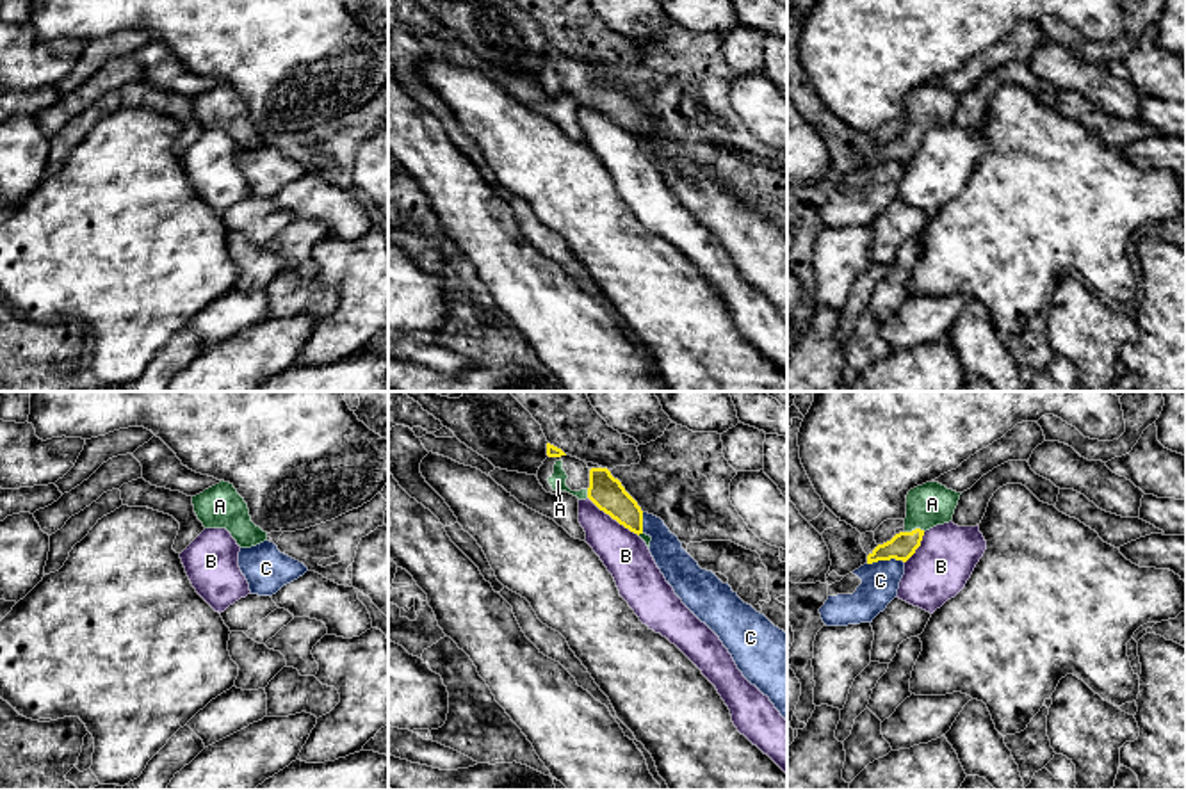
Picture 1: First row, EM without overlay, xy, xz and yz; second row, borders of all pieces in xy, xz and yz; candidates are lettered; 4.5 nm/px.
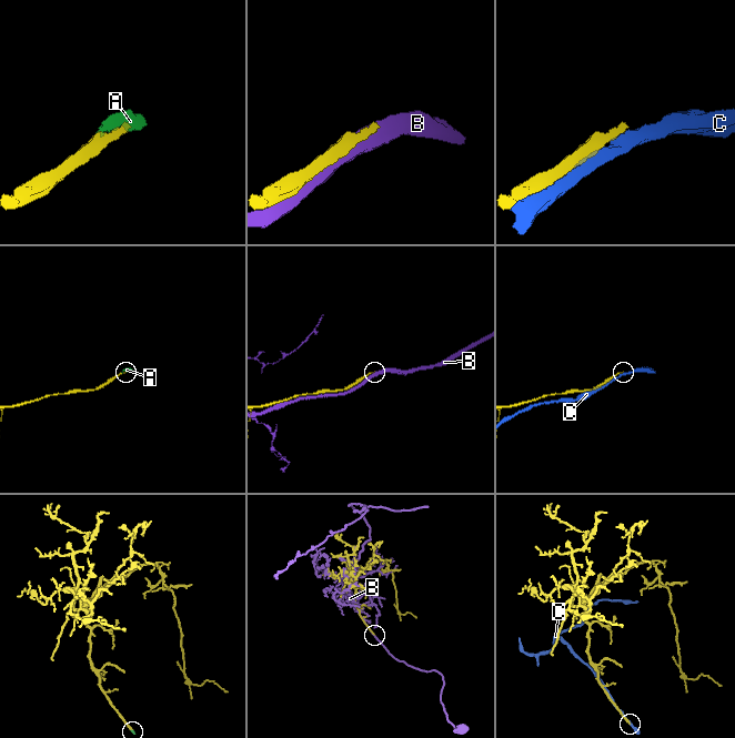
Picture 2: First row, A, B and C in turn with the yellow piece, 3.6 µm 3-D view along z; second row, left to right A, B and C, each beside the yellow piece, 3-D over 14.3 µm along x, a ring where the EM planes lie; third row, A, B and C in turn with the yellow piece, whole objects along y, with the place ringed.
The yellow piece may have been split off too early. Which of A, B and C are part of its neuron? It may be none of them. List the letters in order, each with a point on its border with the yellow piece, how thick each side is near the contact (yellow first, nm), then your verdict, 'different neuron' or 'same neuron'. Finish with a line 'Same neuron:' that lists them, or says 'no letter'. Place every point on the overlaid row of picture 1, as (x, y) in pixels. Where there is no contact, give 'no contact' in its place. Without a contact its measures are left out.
A: contact yz (916, 529); calibres 120 and 200 nm; same neuron
B: contact xz (613, 518); calibres 150 and 200 nm; different neuron
C: contact yz (884, 559); calibres 120 and 180 nm; different neuron
Same neuron: A

